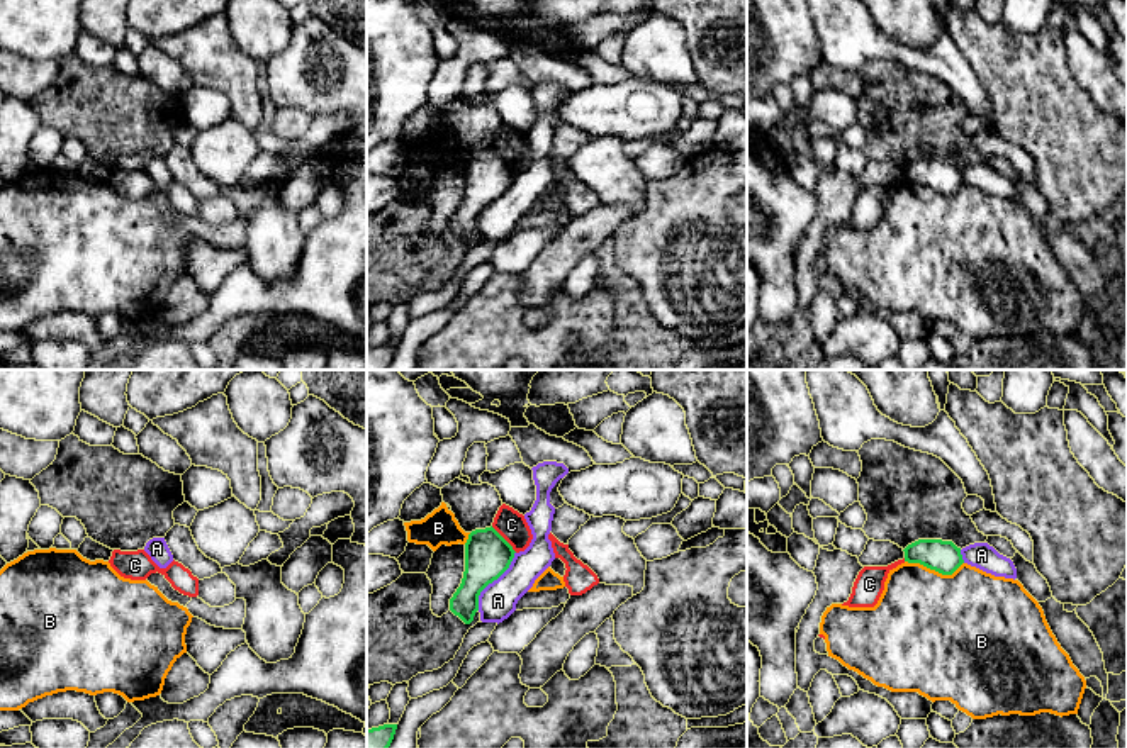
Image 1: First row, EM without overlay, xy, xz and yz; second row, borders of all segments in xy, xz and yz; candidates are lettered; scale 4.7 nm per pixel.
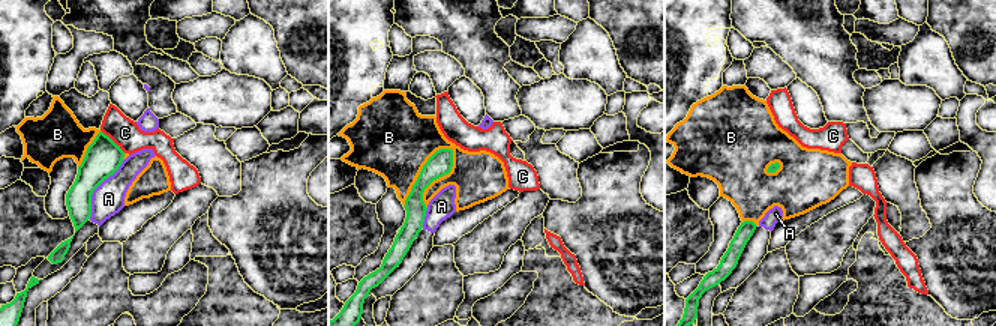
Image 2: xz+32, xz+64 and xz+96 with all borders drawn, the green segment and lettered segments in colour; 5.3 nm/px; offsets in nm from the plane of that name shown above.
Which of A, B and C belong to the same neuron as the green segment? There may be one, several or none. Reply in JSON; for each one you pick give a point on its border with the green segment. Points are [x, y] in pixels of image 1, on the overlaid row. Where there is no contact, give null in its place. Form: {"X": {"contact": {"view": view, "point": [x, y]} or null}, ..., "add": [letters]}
{"add": []}

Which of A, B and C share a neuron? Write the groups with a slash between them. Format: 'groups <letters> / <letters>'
groups A / B / C

